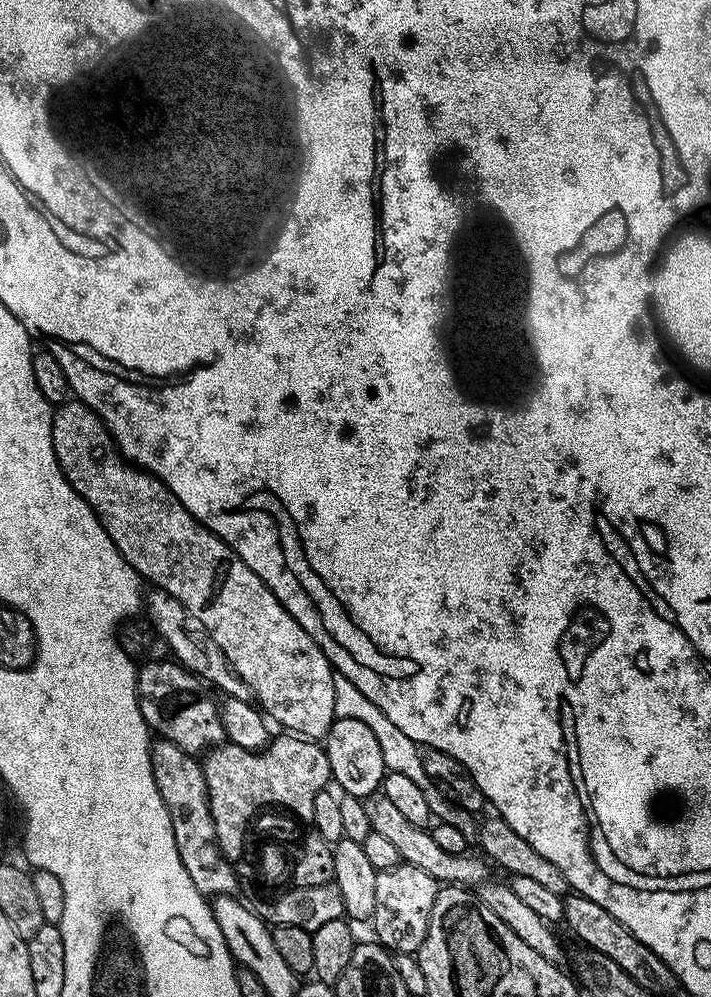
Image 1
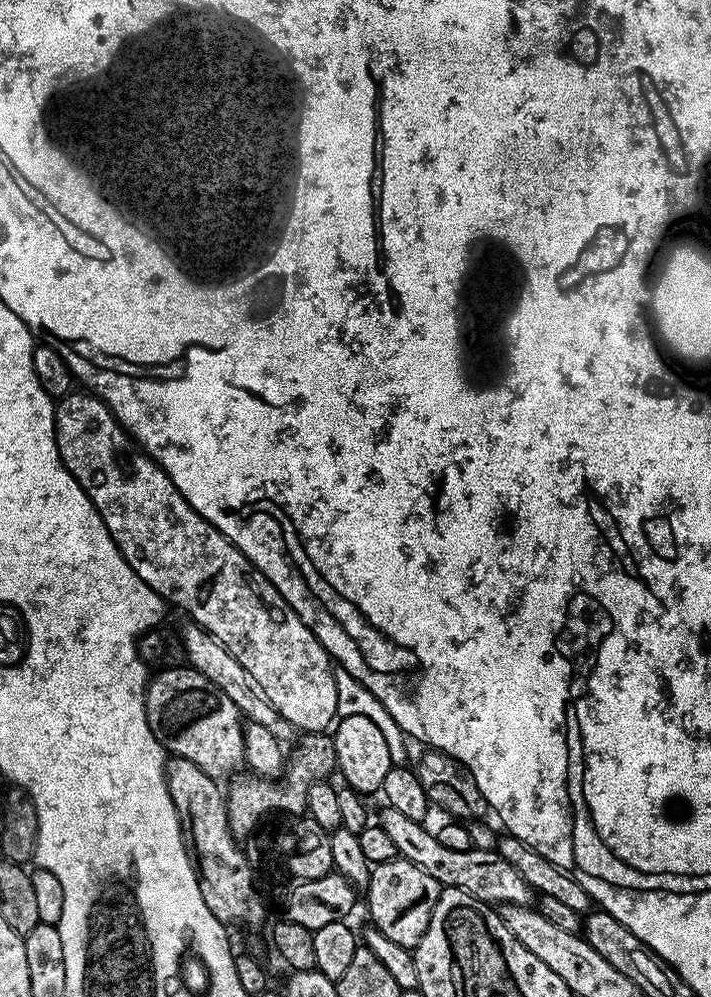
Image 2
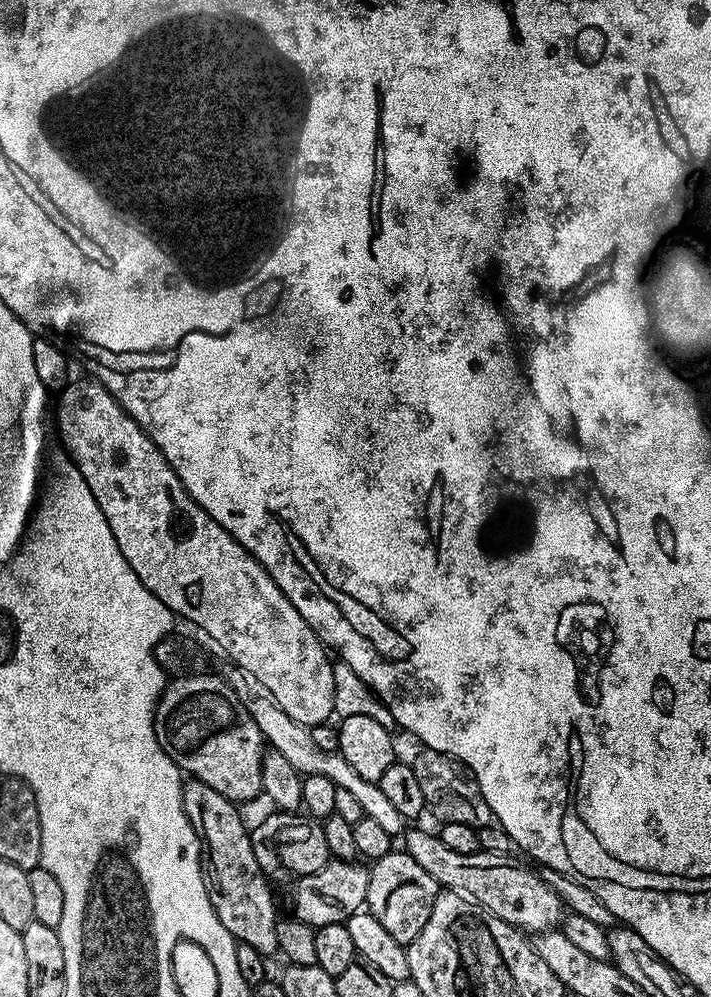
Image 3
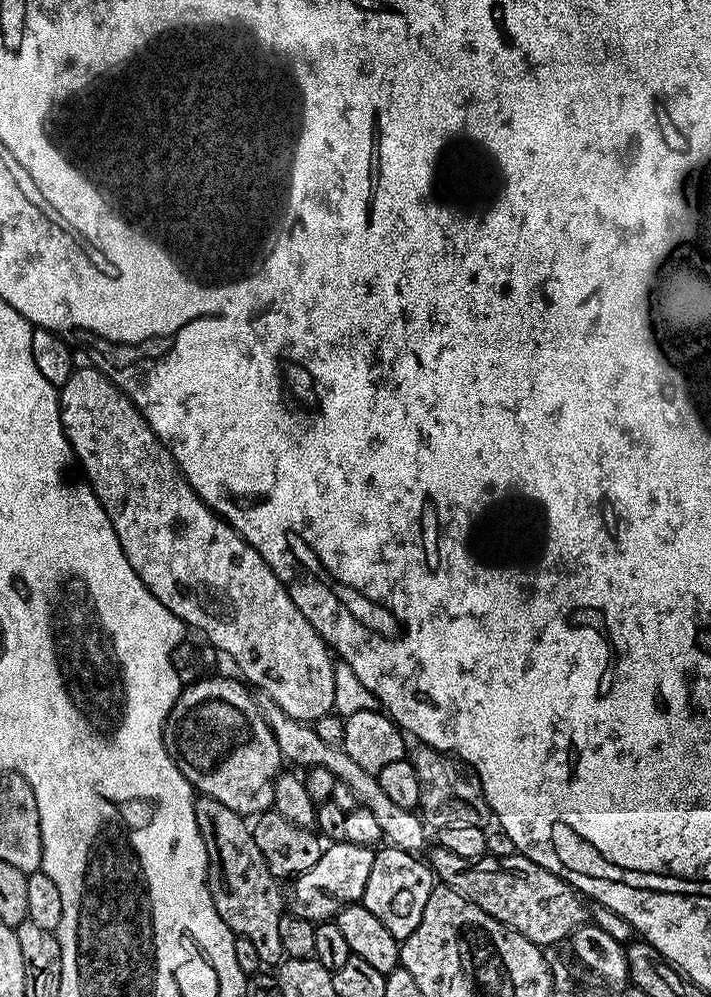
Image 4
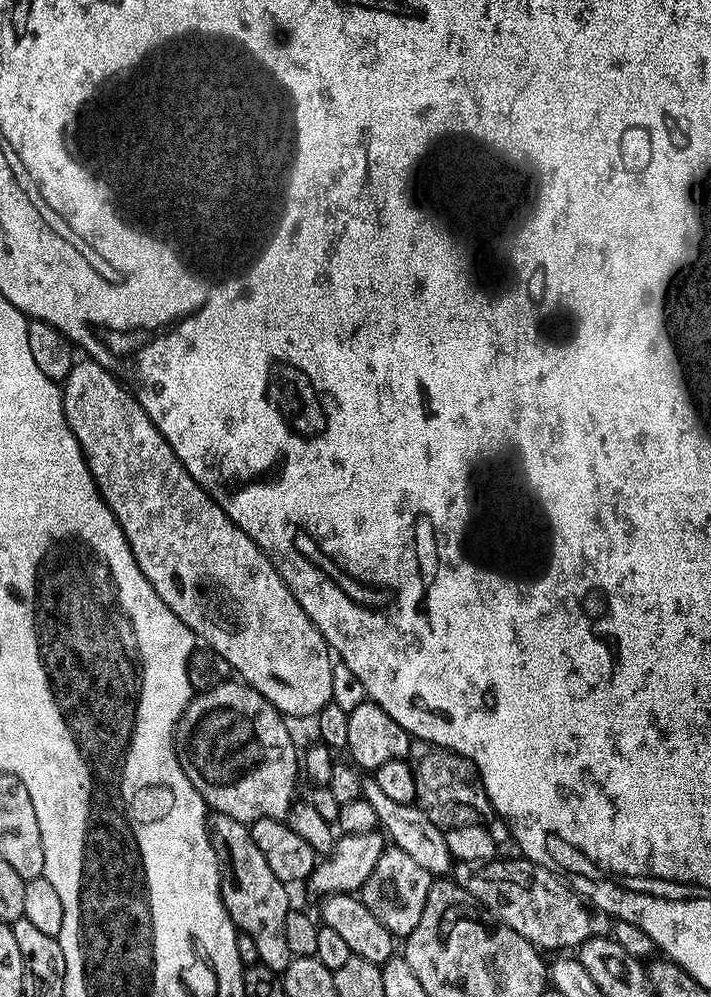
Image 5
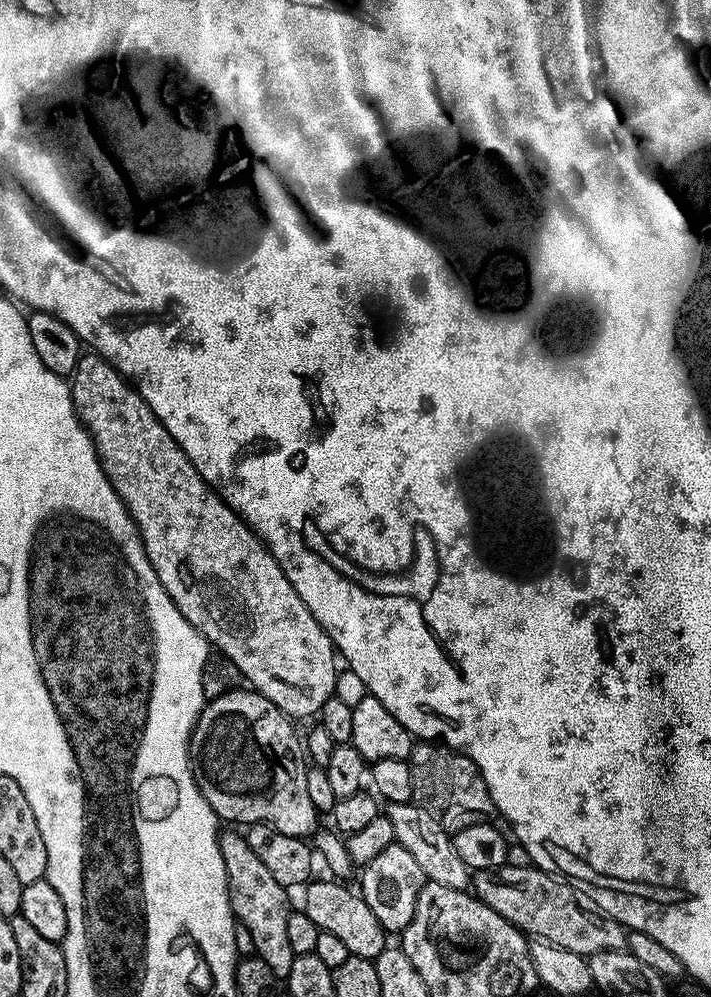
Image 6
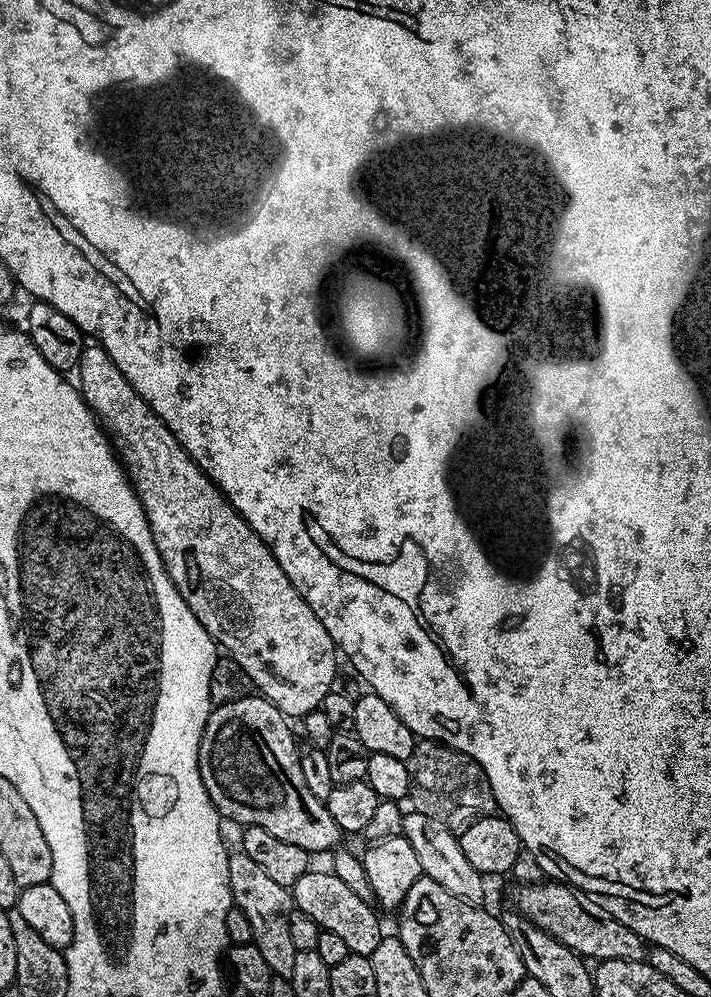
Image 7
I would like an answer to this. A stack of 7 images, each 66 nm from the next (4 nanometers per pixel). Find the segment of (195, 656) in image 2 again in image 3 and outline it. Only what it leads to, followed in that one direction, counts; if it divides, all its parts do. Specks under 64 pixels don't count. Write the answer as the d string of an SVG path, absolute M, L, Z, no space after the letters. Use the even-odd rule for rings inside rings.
M235 666L229 667L229 669L229 672L226 673L228 684L238 694L238 700L242 702L242 706L246 706L250 718L254 718L258 730L264 736L267 747L271 751L282 754L282 758L287 758L290 766L294 766L294 770L298 770L301 777L322 774L335 782L337 788L354 794L354 798L358 798L358 806L362 806L365 816L374 818L374 822L379 822L386 829L386 834L396 838L405 831L404 816L398 814L395 806L386 799L386 794L382 794L377 781L362 778L354 770L354 766L350 766L350 762L346 762L346 758L342 758L339 750L335 752L322 750L322 746L318 746L318 742L314 742L311 727L294 722L294 718L290 718L290 714L286 714L286 710L282 710L282 706L278 706L274 694L270 694L270 690L266 690L266 686L262 686L262 682L258 682L258 678L254 678L254 674Z

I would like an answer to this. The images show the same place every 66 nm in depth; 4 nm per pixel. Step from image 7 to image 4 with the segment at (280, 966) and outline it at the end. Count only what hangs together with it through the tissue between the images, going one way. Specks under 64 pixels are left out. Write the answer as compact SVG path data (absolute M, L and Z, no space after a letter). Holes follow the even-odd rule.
M209 796L196 800L196 821L208 851L208 889L214 910L218 910L233 936L248 937L254 942L262 965L279 965L285 955L278 922L286 914L286 896L280 893L281 881L266 866L262 850L254 842L249 821Z

